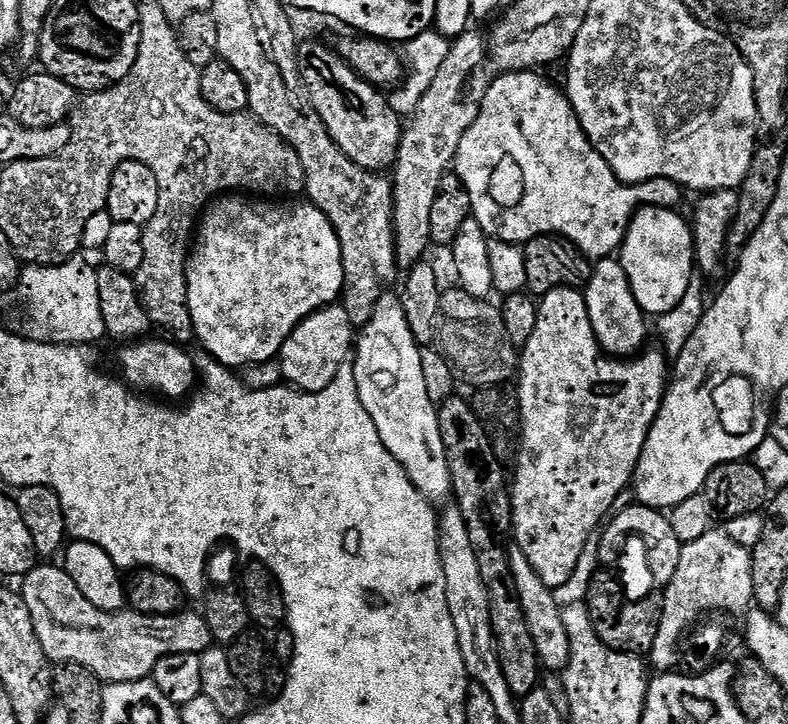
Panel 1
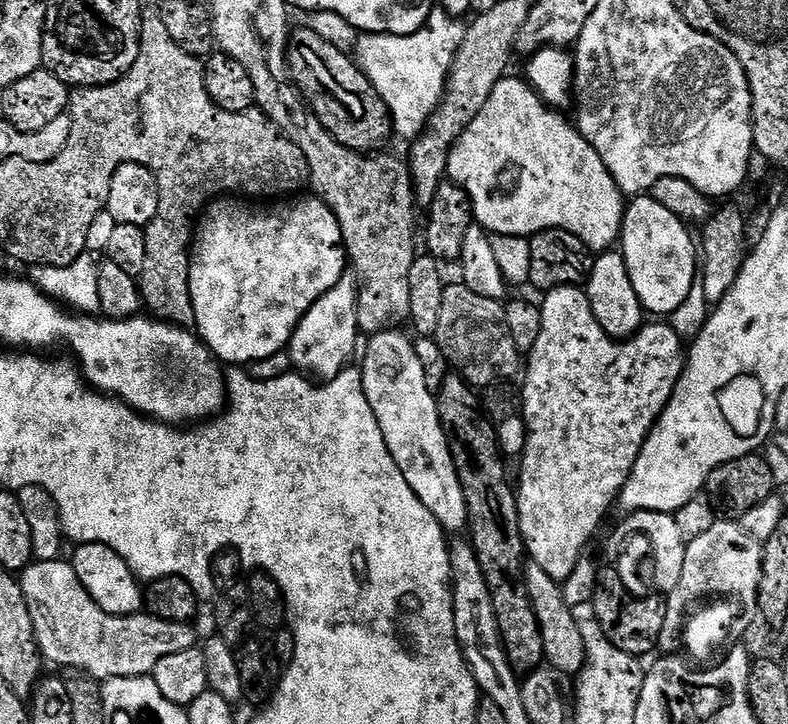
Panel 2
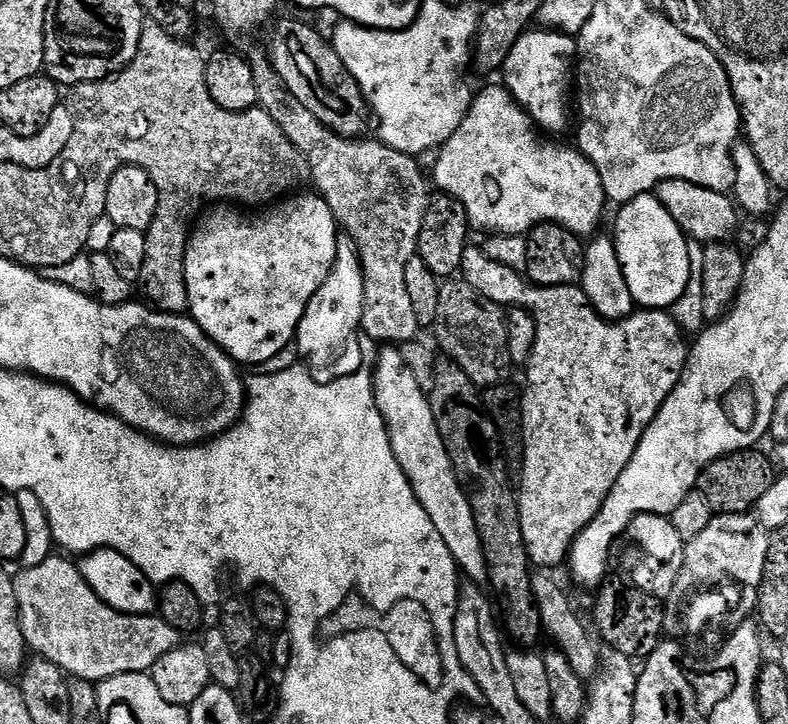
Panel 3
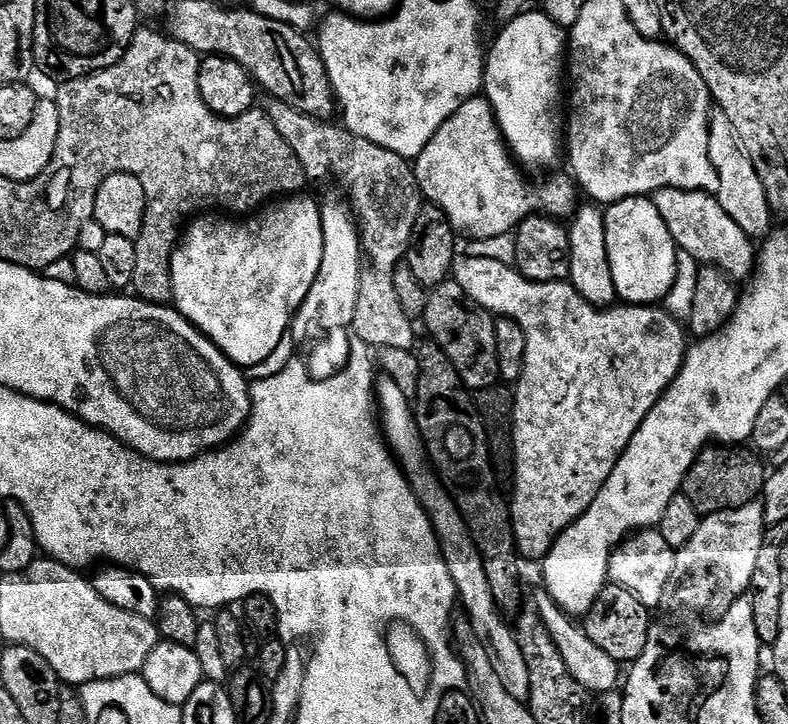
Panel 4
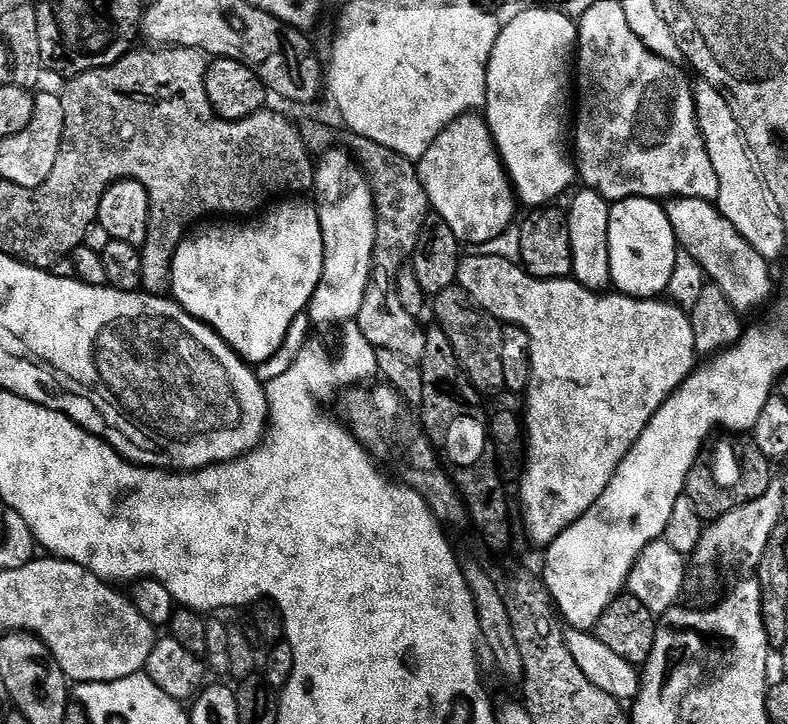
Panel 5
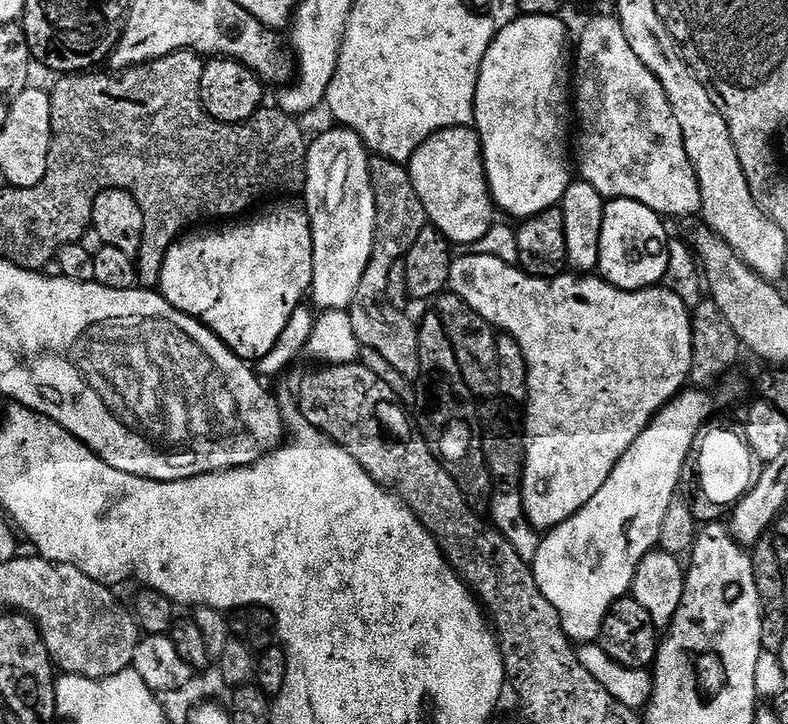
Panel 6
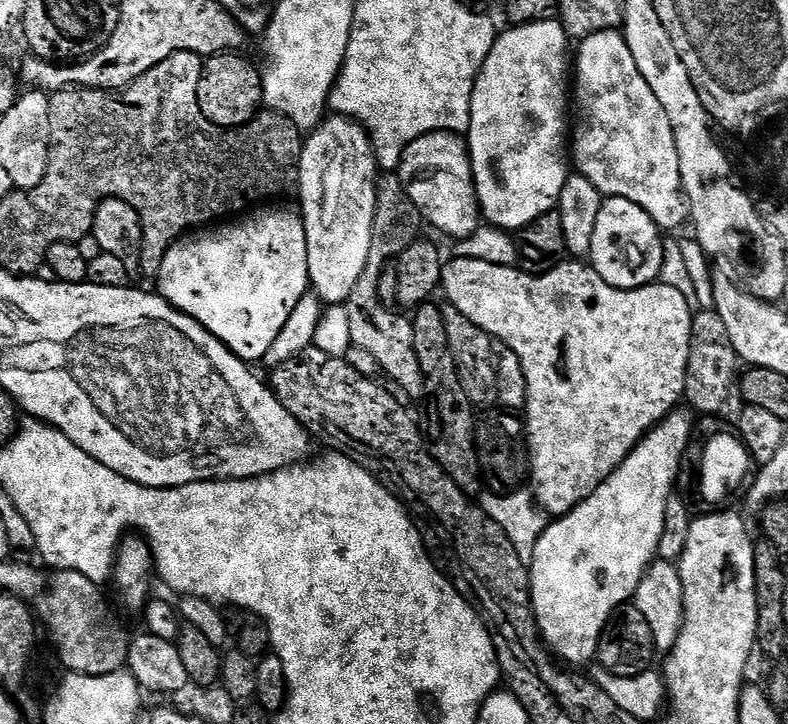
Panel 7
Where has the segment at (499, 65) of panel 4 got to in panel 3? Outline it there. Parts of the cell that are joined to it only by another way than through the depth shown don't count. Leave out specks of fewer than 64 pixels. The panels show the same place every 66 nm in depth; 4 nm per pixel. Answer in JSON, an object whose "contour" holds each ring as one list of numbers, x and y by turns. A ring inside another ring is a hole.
{"contour":[[529,30,524,33,524,35,518,38,518,42,514,45,514,47,510,50,510,54,506,58,506,62,504,63,504,67,502,69,502,75,504,75,504,80,502,80,503,87,508,89,508,93,510,93,513,98,516,99,516,103,520,105,521,108,524,109,525,112,528,113,528,119,532,121,533,125,537,129,543,130,545,128,548,132,560,132,564,127,568,124,568,100,570,104,570,93,574,88,574,65,578,60,578,44,575,39,567,32,561,31,553,31,553,30]]}

